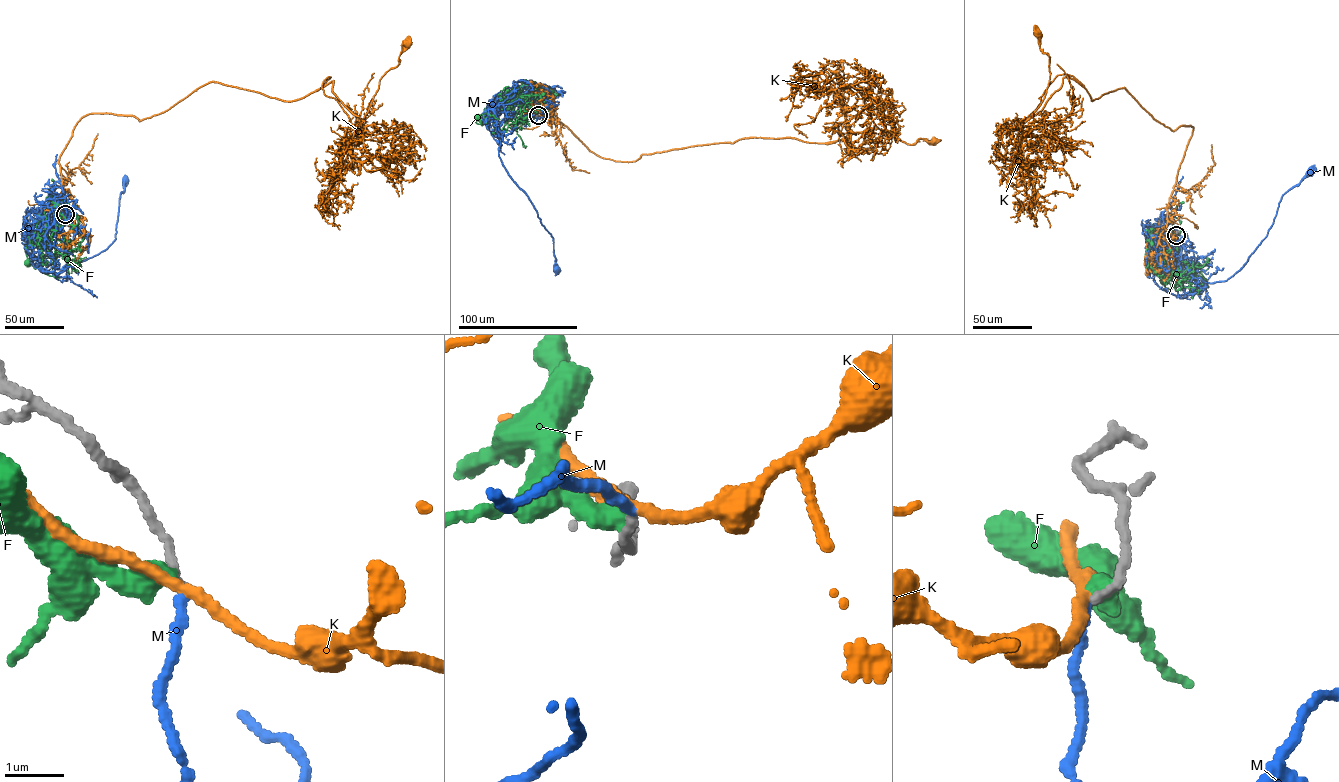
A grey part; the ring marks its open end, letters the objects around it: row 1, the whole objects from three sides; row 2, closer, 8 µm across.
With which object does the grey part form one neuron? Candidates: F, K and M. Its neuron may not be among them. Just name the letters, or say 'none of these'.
M

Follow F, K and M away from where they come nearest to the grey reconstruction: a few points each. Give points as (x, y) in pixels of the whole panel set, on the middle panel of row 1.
F: (538, 116), (532, 108), (542, 98), (524, 93), (488, 106), (488, 129), (477, 117)
K: (538, 115), (553, 111), (591, 152), (624, 162), (746, 138), (834, 141), (866, 108), (890, 137), (933, 141)
M: (538, 115), (531, 114), (533, 106), (523, 115), (503, 136), (498, 155), (553, 237), (557, 269)

